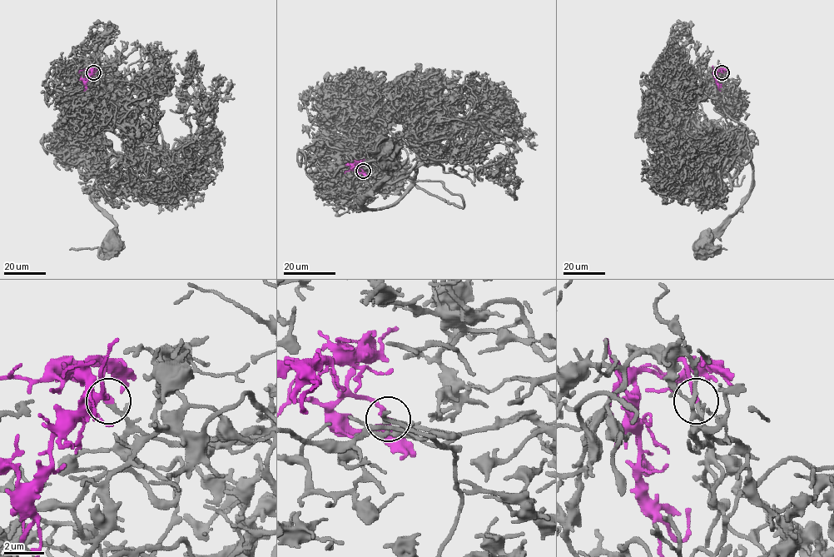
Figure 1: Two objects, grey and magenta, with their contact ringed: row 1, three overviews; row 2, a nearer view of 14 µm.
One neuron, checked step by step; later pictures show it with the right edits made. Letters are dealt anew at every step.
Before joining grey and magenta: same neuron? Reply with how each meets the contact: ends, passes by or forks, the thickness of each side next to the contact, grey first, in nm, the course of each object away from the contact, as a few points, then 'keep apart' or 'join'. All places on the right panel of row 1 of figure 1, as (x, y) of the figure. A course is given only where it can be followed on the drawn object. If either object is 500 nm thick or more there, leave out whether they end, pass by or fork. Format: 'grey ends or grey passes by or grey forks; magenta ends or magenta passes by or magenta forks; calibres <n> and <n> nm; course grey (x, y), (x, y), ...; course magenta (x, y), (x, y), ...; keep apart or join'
grey passes by; magenta ends; calibres 160 and 240 nm; course grey (722, 72), (723, 103), (741, 125), (732, 142), (717, 139), (717, 160), (740, 151), (752, 181), (703, 246); course magenta (722, 72), (720, 68), (715, 70), (716, 82), (720, 91); join

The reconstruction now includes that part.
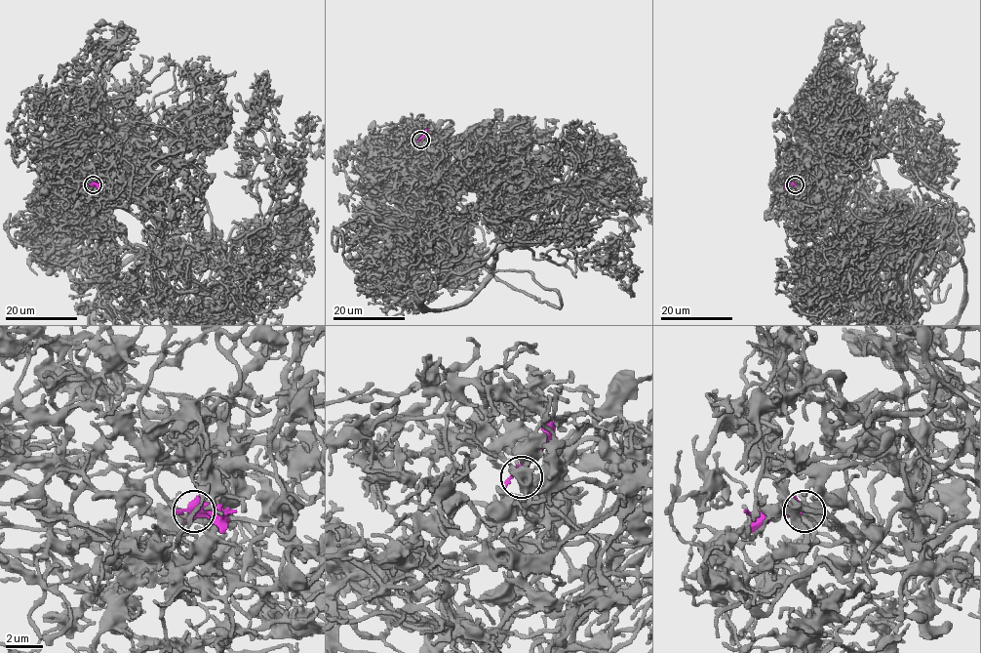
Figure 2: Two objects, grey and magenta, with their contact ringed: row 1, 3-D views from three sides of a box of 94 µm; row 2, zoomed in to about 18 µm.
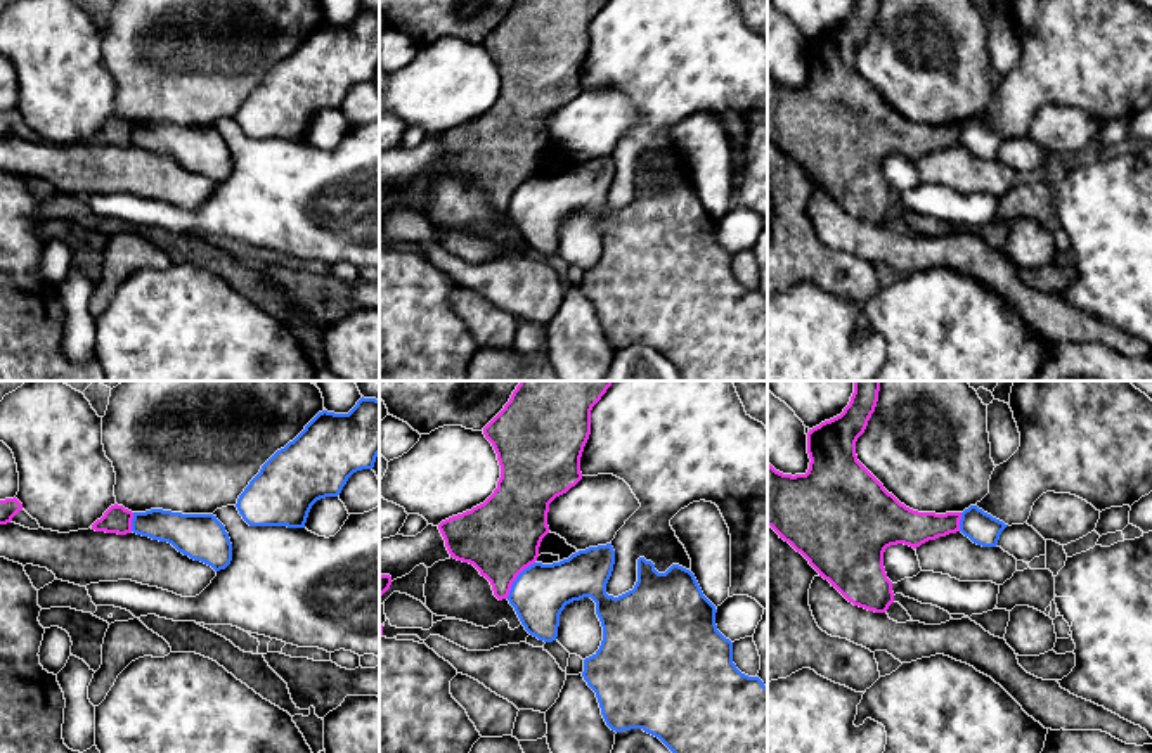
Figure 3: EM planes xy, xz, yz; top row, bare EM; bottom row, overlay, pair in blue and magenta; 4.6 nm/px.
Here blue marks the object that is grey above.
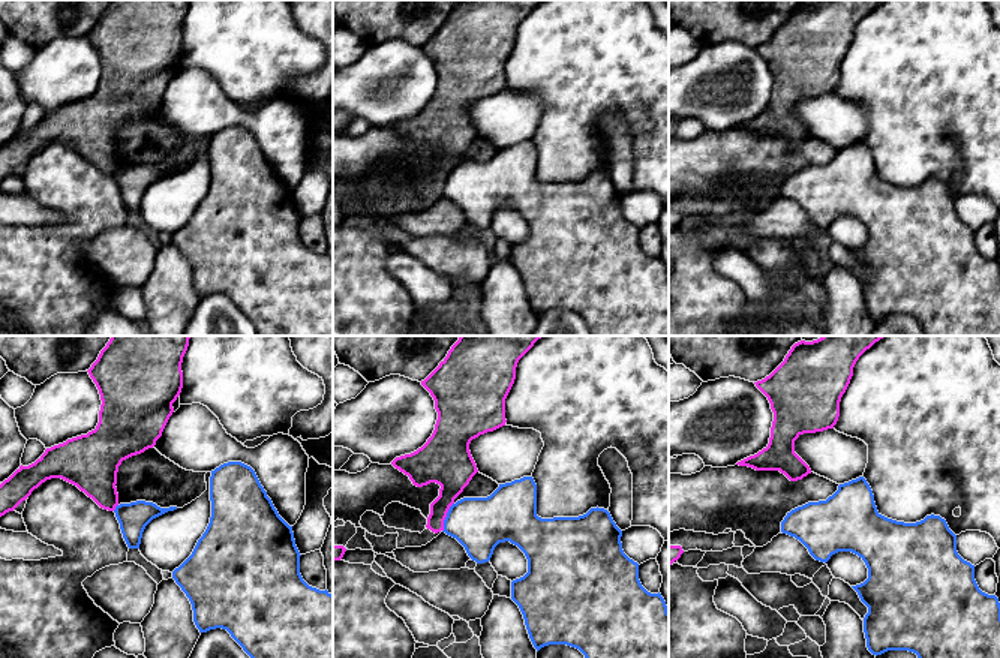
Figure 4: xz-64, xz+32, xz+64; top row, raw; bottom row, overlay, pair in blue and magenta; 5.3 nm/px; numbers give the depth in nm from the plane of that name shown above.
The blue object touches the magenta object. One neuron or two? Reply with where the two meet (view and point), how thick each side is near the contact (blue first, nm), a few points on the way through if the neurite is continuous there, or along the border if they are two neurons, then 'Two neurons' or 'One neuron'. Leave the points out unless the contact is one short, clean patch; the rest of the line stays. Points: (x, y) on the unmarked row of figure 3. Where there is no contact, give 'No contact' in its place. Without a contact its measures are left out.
Touches blue at xz (517, 191). Thickness 260 nm (blue) against 360 nm. Boundary: xz (534, 173), (517, 189), (506, 210). Two neurons

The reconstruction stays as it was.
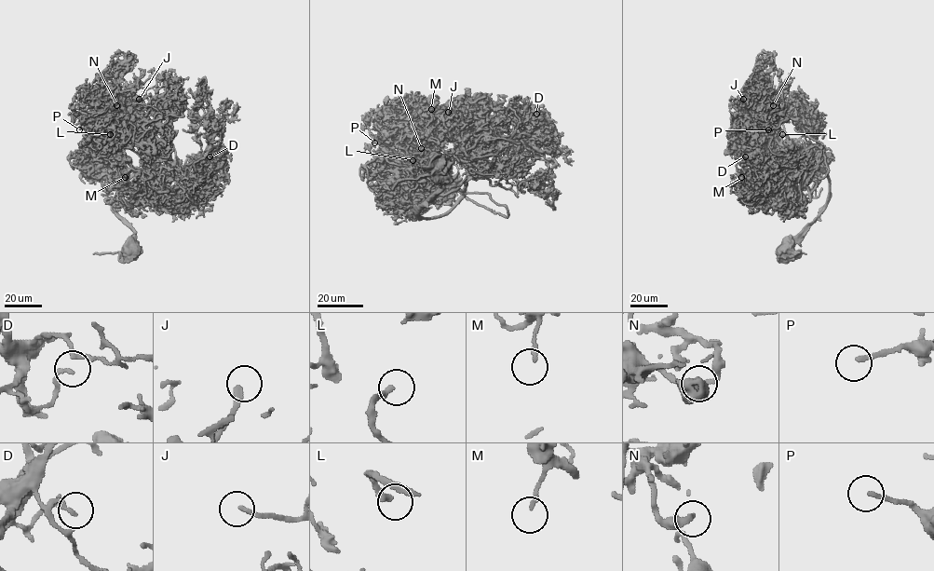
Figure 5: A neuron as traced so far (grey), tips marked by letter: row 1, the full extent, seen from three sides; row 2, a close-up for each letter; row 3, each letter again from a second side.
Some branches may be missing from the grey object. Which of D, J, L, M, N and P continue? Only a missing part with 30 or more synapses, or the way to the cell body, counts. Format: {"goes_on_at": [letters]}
{"goes_on_at": ["J", "L", "P"]}

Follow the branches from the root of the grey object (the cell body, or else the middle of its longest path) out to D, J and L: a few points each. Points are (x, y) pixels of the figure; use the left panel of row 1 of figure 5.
D: (127, 251), (118, 188), (150, 167), (159, 191), (209, 156)
J: (127, 251), (134, 231), (115, 209), (118, 188), (150, 168), (142, 177), (129, 164), (114, 125), (139, 99)
L: (127, 251), (134, 231), (115, 209), (118, 188), (150, 168), (142, 177), (110, 134)

